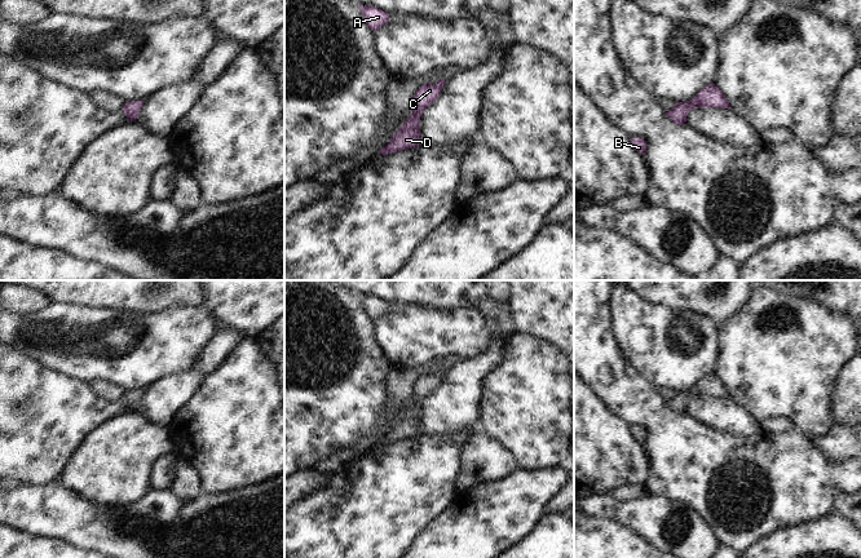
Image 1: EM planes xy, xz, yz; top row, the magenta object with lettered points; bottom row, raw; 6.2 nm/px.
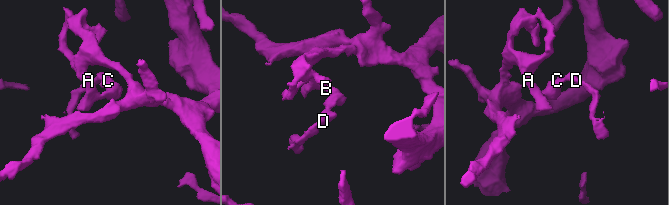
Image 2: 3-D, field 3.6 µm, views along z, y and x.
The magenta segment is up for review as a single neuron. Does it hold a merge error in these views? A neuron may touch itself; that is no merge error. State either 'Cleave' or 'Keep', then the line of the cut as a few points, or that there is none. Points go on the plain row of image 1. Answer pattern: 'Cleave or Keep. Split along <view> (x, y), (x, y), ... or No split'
Keep. No split

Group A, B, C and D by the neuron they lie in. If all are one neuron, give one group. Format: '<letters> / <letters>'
A B C D

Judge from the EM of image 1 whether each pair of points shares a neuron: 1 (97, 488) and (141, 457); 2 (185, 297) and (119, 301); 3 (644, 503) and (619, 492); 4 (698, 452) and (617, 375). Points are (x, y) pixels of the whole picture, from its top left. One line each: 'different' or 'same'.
1: same
2: same
3: different
4: same

